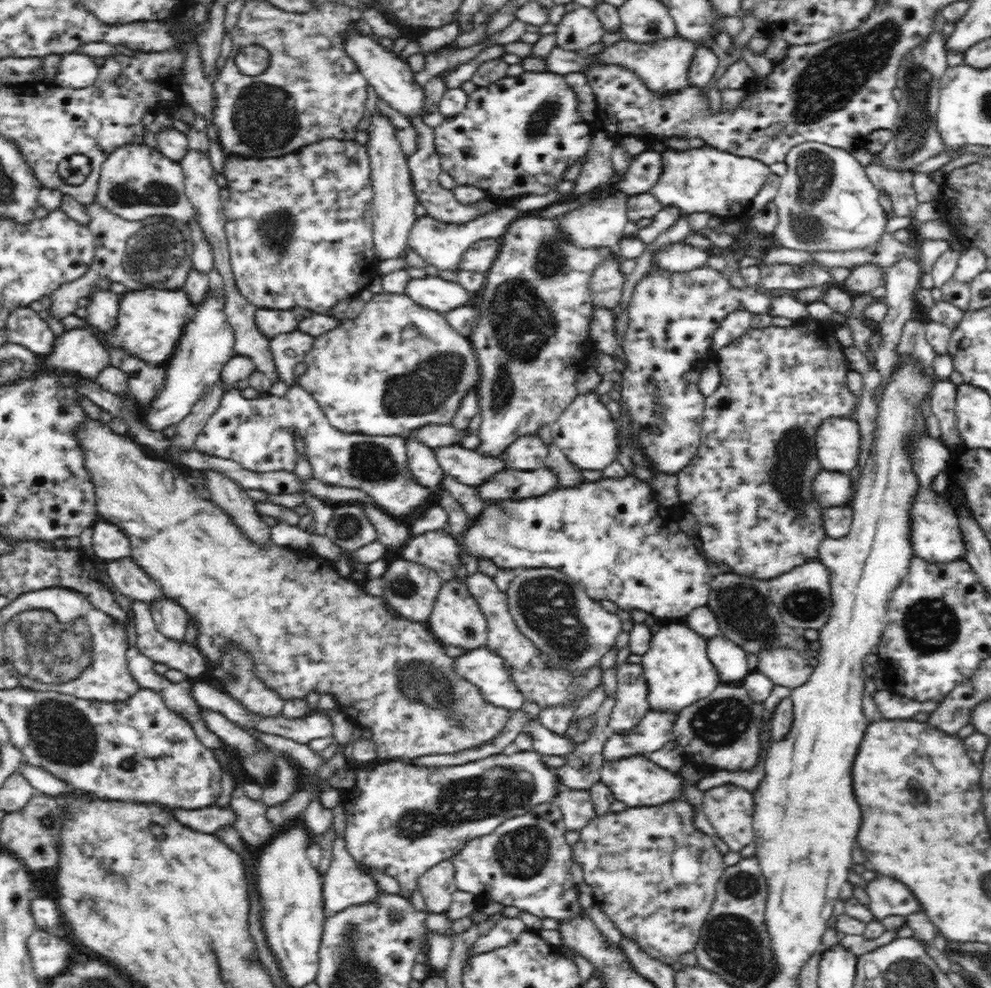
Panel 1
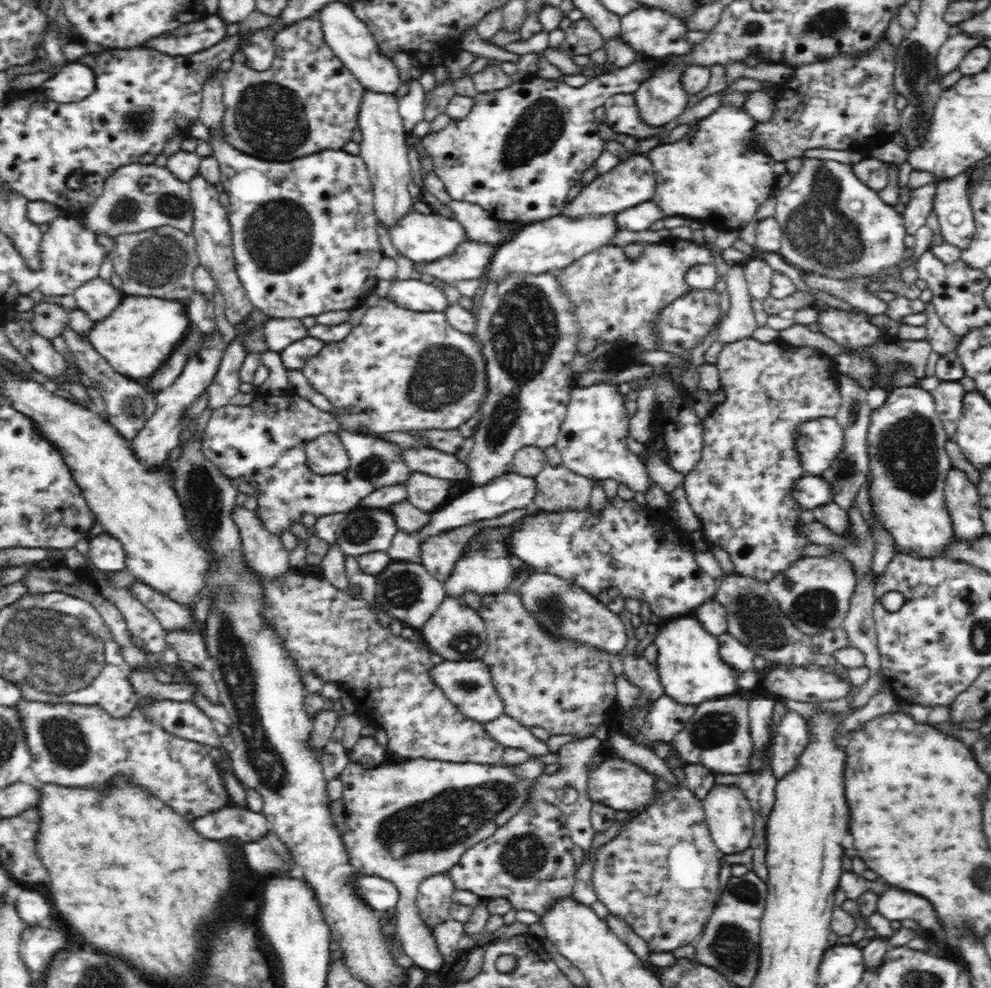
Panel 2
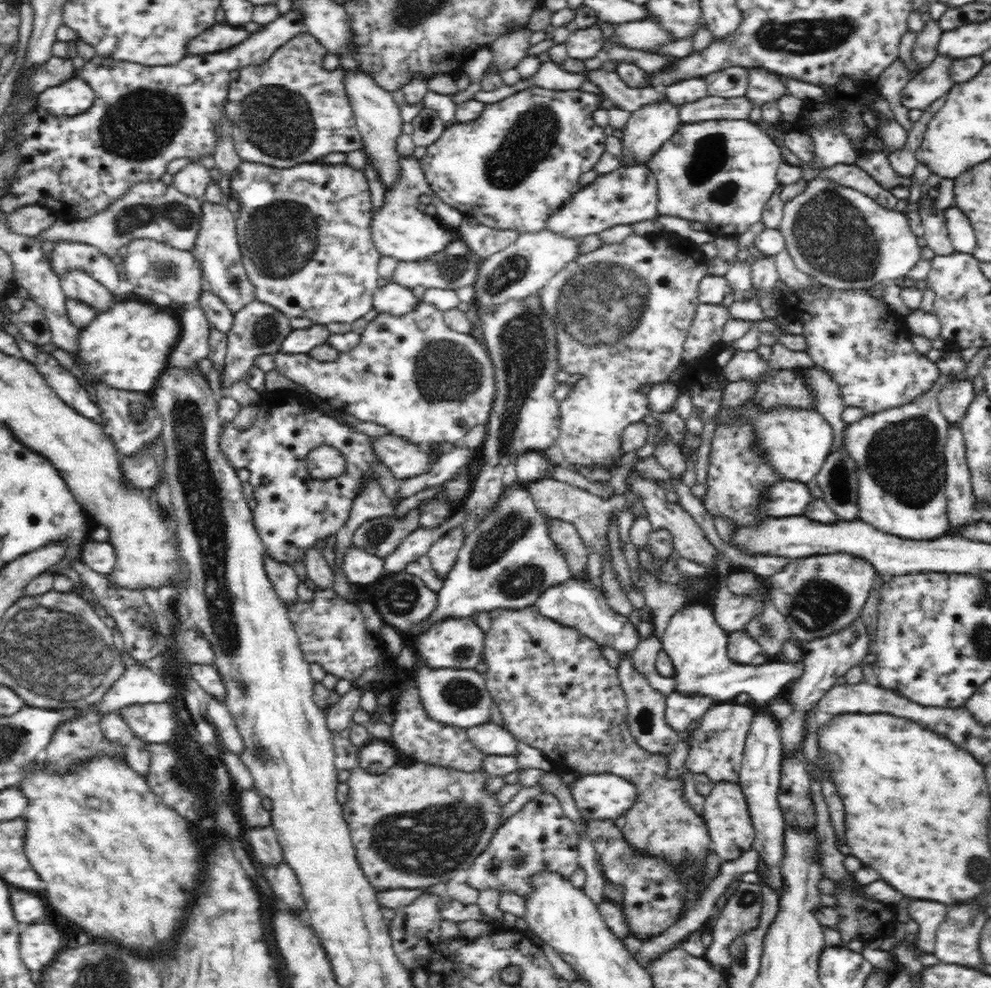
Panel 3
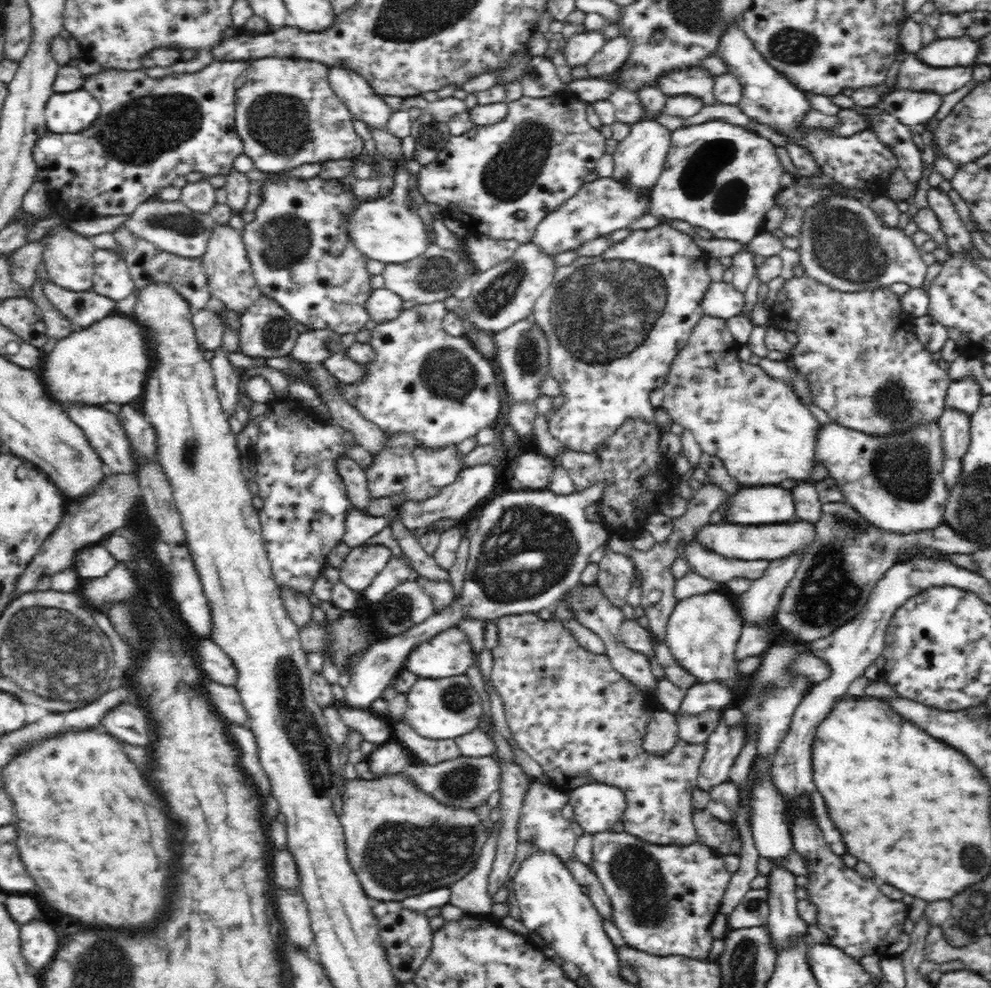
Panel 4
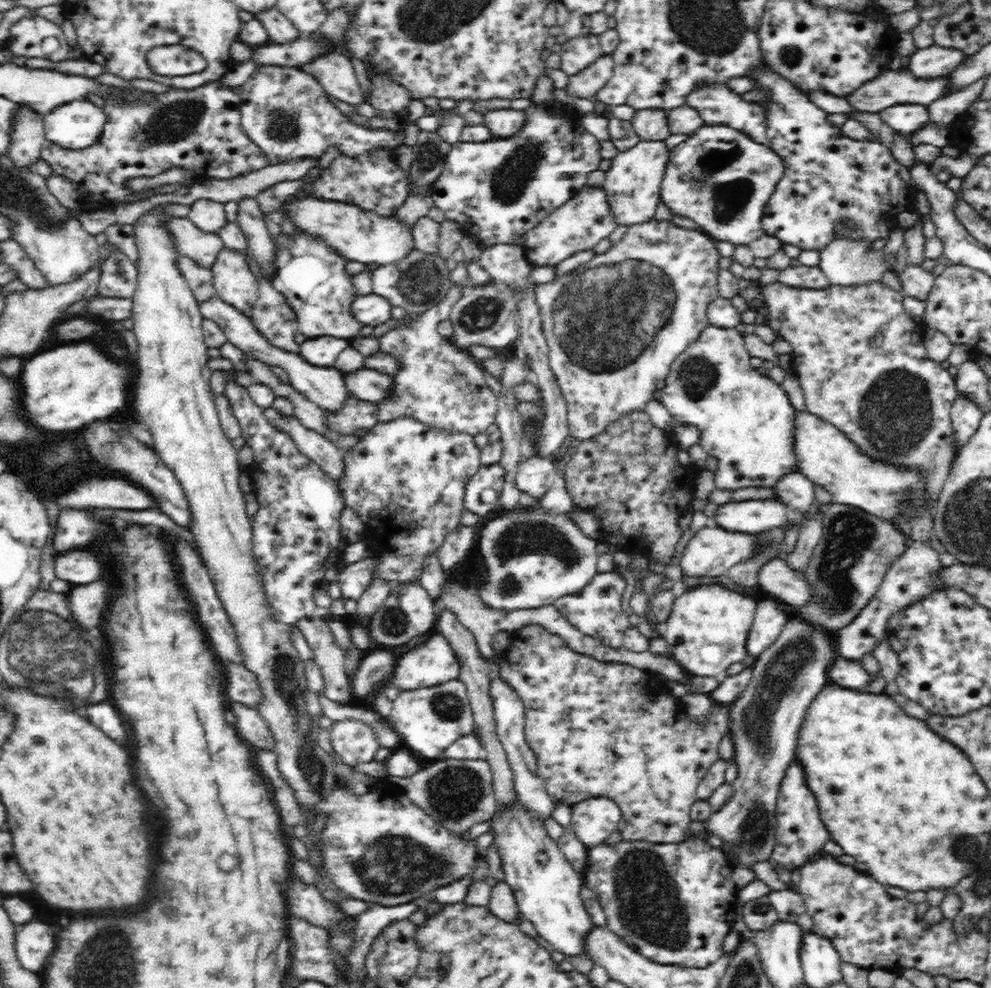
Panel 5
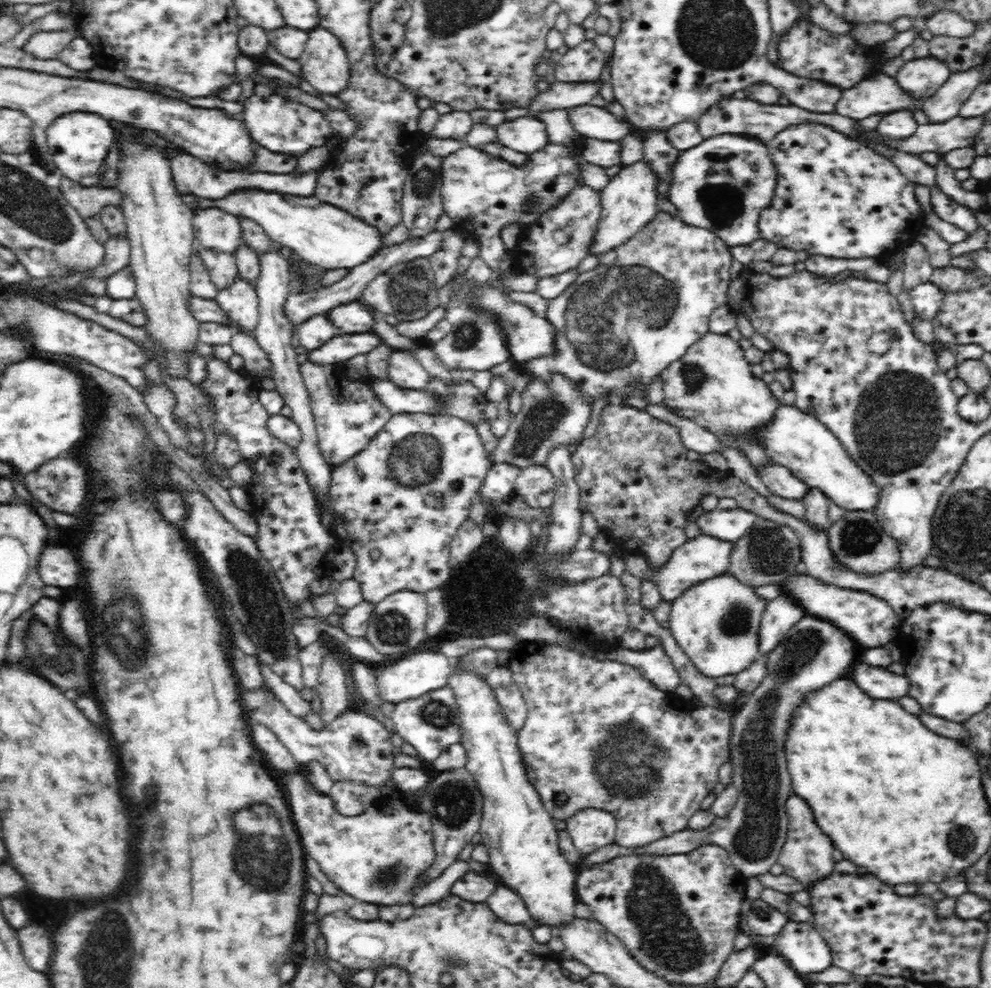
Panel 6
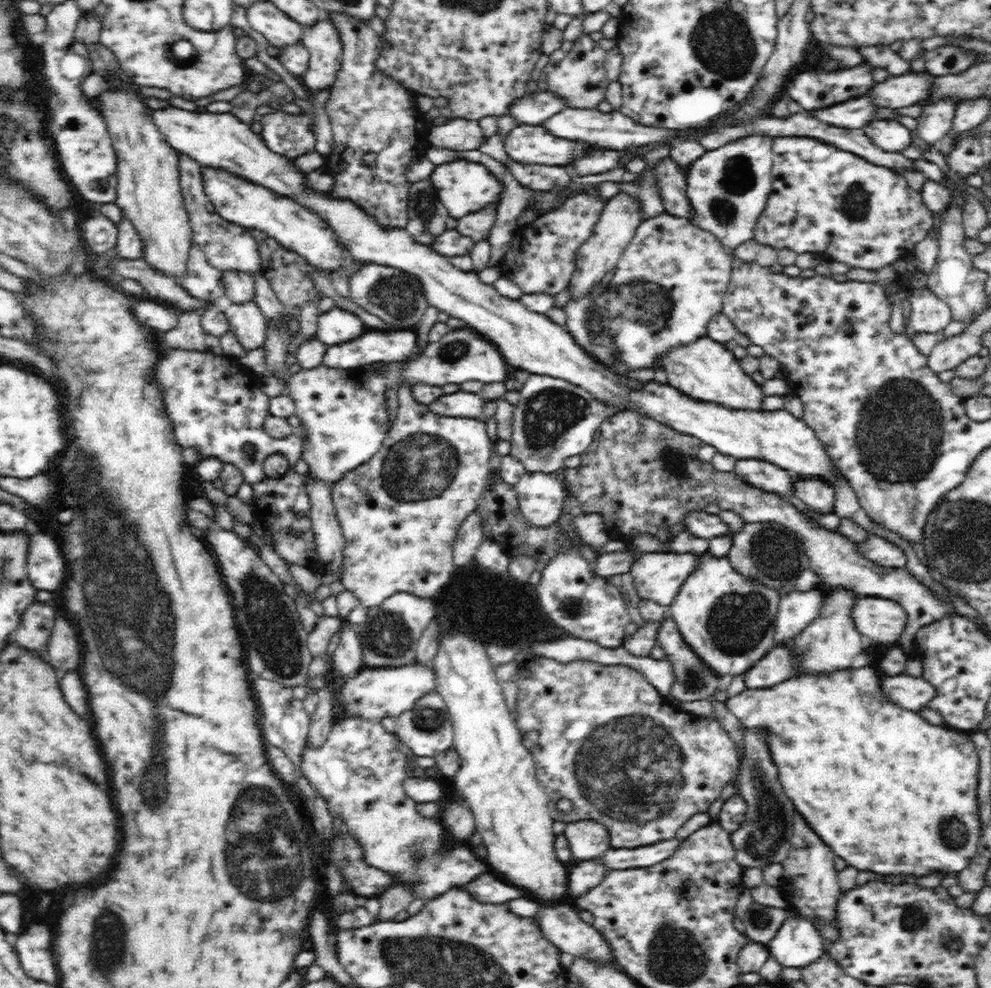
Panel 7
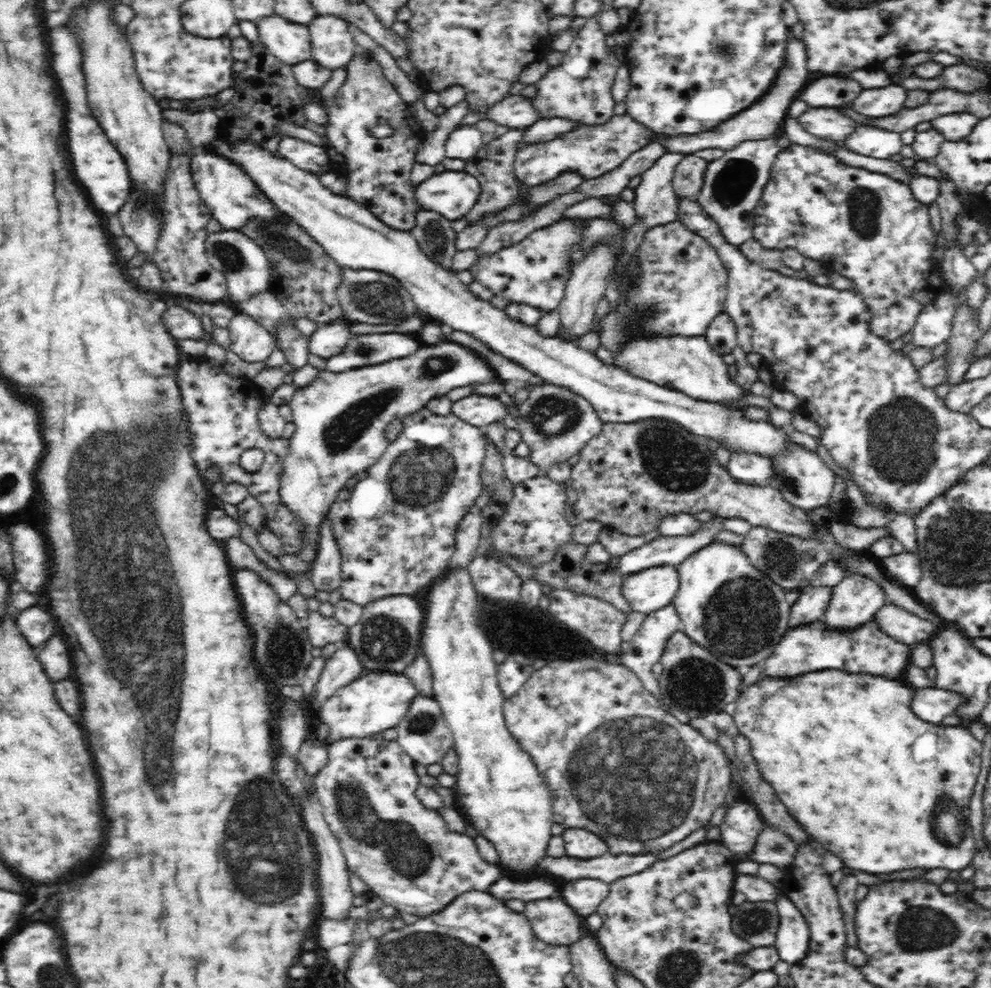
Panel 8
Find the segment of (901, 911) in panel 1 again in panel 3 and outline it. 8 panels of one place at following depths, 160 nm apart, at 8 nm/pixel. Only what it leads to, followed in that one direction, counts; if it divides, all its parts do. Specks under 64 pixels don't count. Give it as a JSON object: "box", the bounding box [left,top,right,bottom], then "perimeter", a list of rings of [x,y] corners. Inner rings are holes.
{"box":[908,900,946,955],"perimeter":[[[914,900],[908,908],[910,916],[918,922],[918,955],[935,954],[936,928],[946,918],[946,904],[938,904],[932,900]]]}

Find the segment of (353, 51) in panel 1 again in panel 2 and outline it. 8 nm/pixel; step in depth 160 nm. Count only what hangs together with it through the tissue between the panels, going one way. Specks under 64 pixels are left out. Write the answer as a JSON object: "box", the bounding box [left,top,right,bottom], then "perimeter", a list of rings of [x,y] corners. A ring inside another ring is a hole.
{"box":[319,2,404,95],"perimeter":[[[334,2],[320,10],[319,16],[323,23],[326,43],[367,90],[386,95],[394,95],[398,92],[398,88],[404,83],[400,69],[390,56],[381,52],[379,43],[370,32],[369,26],[360,17],[355,16],[352,8],[340,2]]]}

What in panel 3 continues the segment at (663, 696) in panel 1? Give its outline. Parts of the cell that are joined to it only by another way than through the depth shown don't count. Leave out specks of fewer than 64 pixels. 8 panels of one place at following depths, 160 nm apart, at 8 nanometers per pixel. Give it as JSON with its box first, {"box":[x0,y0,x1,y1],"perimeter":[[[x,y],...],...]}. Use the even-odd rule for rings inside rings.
{"box":[660,603,803,711],"perimeter":[[[708,603],[688,604],[670,618],[660,641],[675,668],[675,686],[684,695],[702,695],[719,702],[731,702],[738,694],[750,694],[749,706],[764,711],[772,699],[786,696],[790,686],[803,675],[803,661],[778,659],[763,665],[739,665],[727,653],[728,635],[714,616]]]}

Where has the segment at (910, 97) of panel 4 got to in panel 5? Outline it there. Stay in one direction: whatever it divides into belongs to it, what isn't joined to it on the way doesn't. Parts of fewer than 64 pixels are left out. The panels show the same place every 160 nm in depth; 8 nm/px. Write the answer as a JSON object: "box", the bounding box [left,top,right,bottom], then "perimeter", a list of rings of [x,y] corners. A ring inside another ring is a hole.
{"box":[878,104,931,136],"perimeter":[[[897,104],[881,110],[878,116],[889,128],[904,136],[931,123],[926,106],[918,104]]]}

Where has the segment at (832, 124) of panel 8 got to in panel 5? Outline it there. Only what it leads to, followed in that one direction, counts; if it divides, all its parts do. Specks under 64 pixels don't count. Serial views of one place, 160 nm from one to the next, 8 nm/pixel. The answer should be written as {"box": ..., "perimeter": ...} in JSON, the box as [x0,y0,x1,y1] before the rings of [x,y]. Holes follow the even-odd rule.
{"box":[843,68,948,118],"perimeter":[[[906,68],[899,71],[888,69],[880,76],[874,78],[874,80],[869,80],[868,83],[862,83],[860,88],[853,90],[843,99],[848,102],[850,112],[856,111],[865,113],[873,118],[877,117],[878,112],[881,110],[897,104],[918,104],[928,106],[931,102],[944,97],[946,92],[948,92],[948,79],[946,79],[946,77],[924,80],[910,75],[910,71]]]}

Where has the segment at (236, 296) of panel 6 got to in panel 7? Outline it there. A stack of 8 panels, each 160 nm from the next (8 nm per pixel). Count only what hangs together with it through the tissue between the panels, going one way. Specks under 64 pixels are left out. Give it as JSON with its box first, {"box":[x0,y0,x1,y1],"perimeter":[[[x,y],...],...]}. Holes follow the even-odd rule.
{"box":[225,301,267,352],"perimeter":[[[254,301],[234,304],[225,311],[229,330],[246,352],[263,348],[267,335],[267,322]]]}

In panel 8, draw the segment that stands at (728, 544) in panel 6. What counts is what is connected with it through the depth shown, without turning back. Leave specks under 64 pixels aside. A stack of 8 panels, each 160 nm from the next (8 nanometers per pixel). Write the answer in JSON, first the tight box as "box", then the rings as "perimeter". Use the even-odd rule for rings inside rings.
{"box":[620,565,678,615],"perimeter":[[[655,565],[625,575],[620,589],[631,611],[648,615],[670,605],[678,587],[678,571],[675,565]]]}

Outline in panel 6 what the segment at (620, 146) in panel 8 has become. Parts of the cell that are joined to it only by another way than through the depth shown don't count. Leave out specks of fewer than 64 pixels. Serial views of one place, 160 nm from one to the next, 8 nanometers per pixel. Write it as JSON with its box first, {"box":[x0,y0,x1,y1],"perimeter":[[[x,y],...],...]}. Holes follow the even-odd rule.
{"box":[495,116,549,156],"perimeter":[[[530,116],[518,118],[514,122],[505,121],[495,128],[495,132],[500,144],[527,156],[538,152],[549,139],[546,124]]]}

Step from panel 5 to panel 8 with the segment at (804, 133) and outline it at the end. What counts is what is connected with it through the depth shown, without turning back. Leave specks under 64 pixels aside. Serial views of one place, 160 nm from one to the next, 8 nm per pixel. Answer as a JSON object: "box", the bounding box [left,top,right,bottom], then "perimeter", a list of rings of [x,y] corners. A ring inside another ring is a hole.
{"box":[753,144,944,341],"perimeter":[[[791,144],[790,148],[781,150],[778,156],[774,159],[773,168],[770,174],[770,180],[765,184],[761,199],[758,200],[757,207],[754,208],[754,226],[753,237],[761,242],[761,245],[767,249],[776,249],[781,251],[785,248],[795,248],[805,257],[810,257],[814,261],[827,262],[834,268],[840,276],[848,278],[853,288],[865,299],[865,303],[869,307],[873,318],[870,319],[870,328],[884,341],[895,341],[901,338],[904,334],[912,332],[918,315],[924,310],[926,305],[936,302],[938,296],[944,294],[944,282],[940,278],[940,258],[943,256],[942,250],[942,236],[934,236],[934,246],[936,248],[922,248],[922,222],[928,226],[928,214],[924,216],[924,203],[917,201],[912,192],[909,190],[909,185],[899,180],[894,180],[885,174],[878,174],[870,172],[862,168],[848,167],[842,165],[834,156],[823,153],[821,150],[813,149],[805,145]]]}

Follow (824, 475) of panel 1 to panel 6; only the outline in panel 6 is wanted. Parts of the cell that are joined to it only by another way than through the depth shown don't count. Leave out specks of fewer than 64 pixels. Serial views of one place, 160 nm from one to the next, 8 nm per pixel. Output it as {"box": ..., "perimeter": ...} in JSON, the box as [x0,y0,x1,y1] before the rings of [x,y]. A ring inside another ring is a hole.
{"box":[697,510,758,542],"perimeter":[[[746,510],[706,511],[697,519],[700,531],[722,541],[736,542],[757,523],[758,515]]]}

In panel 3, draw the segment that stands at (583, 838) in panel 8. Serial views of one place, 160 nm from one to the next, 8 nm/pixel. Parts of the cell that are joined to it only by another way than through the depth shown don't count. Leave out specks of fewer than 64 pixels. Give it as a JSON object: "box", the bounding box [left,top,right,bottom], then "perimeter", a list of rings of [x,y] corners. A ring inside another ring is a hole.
{"box":[569,773,636,822],"perimeter":[[[614,773],[580,776],[569,787],[584,822],[614,820],[633,807],[636,787]]]}

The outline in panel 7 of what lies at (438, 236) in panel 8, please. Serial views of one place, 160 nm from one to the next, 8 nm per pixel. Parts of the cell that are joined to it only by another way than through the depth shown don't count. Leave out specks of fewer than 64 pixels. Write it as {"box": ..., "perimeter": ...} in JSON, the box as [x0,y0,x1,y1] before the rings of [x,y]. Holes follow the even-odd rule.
{"box":[405,179,450,247],"perimeter":[[[429,179],[411,183],[410,188],[409,221],[405,229],[416,242],[430,247],[435,238],[446,230],[446,220],[450,215]]]}

